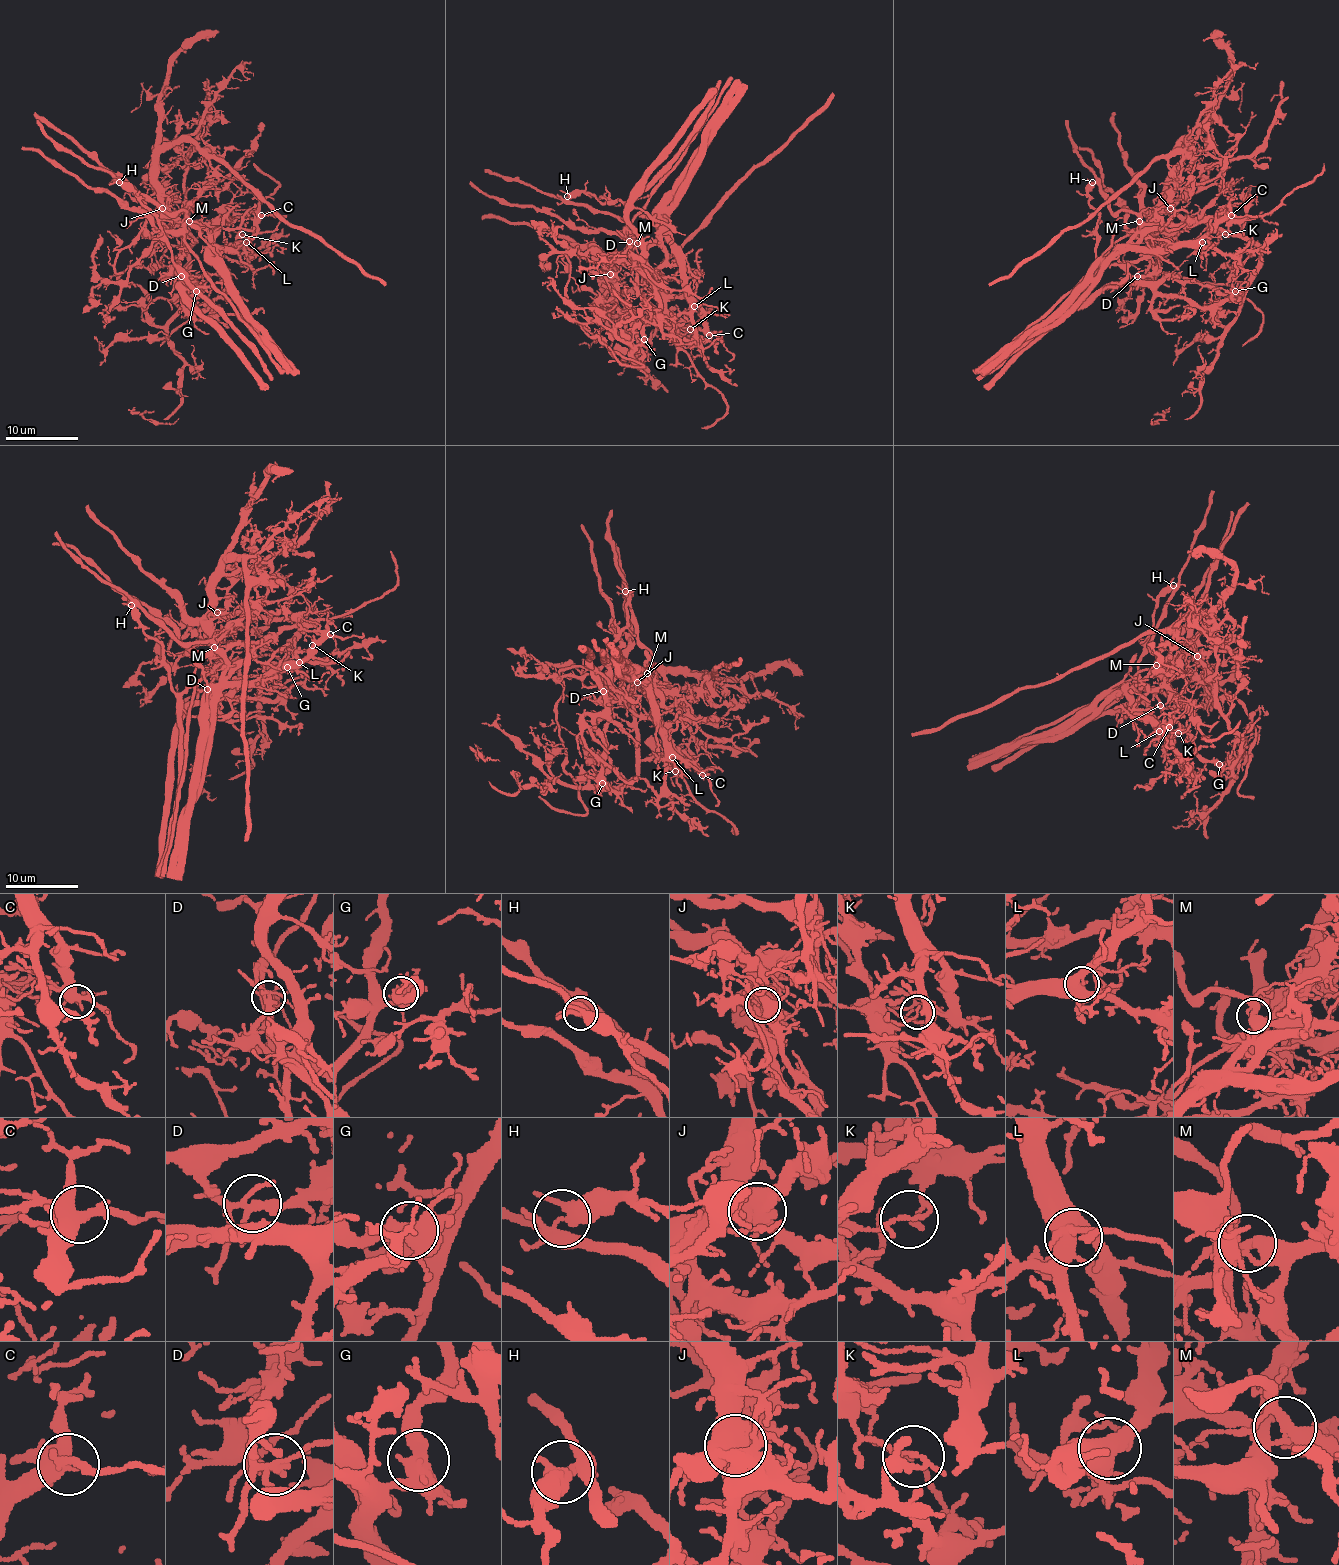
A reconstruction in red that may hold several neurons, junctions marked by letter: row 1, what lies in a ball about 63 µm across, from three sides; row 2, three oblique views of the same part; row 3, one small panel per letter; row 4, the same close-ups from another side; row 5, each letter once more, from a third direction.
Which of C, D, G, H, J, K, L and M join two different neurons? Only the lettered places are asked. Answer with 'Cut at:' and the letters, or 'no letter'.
Cut at: D, G, H, J, K, M

